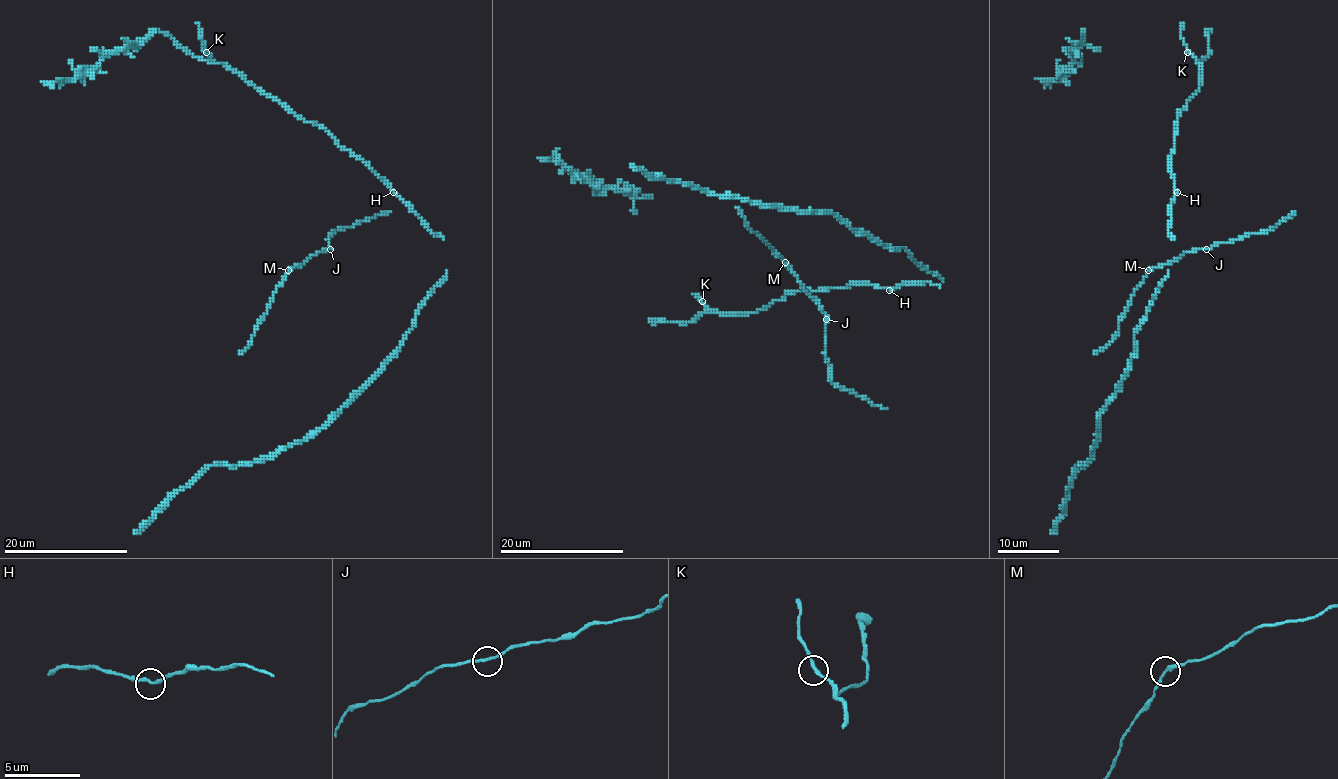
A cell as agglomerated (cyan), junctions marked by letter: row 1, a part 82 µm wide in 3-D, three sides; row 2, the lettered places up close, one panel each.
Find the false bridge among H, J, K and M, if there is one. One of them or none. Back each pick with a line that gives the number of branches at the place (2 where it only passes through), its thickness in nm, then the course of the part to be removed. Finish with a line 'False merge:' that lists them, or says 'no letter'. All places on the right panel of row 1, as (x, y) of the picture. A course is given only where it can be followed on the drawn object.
False merge: no letter

